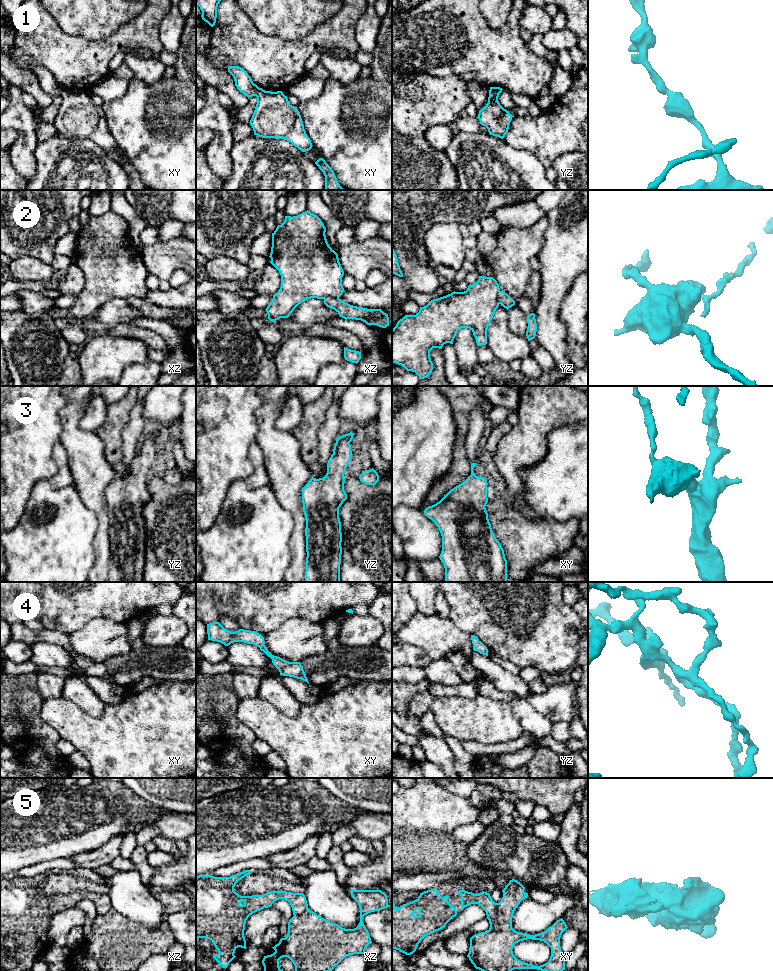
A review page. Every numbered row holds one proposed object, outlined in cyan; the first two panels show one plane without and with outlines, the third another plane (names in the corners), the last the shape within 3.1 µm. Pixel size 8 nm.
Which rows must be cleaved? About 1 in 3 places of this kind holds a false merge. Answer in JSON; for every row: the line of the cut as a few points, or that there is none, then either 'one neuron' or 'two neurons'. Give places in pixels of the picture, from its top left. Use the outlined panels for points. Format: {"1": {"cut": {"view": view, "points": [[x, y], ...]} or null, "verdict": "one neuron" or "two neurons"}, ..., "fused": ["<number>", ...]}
{"1": {"cut": {"view": "xy", "points": [[259, 88], [255, 95]]}, "verdict": "two neurons"}, "2": {"cut": {"view": "xz", "points": [[338, 297], [326, 297], [324, 299]]}, "verdict": "two neurons"}, "3": {"cut": null, "verdict": "one neuron"}, "4": {"cut": null, "verdict": "one neuron"}, "5": {"cut": {"view": "xy", "points": [[497, 903], [497, 923], [490, 926]]}, "verdict": "two neurons"}, "fused": ["1", "2", "5"]}

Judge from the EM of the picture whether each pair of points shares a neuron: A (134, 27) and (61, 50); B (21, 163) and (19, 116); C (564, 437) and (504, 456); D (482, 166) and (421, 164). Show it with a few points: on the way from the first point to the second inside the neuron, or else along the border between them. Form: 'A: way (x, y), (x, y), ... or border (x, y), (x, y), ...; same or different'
A: way (116, 42), (105, 50), (79, 50); same
B: way (22, 151), (23, 128); same
C: border (563, 425), (548, 434), (547, 453), (536, 463); different
D: border (444, 151), (458, 179); different

